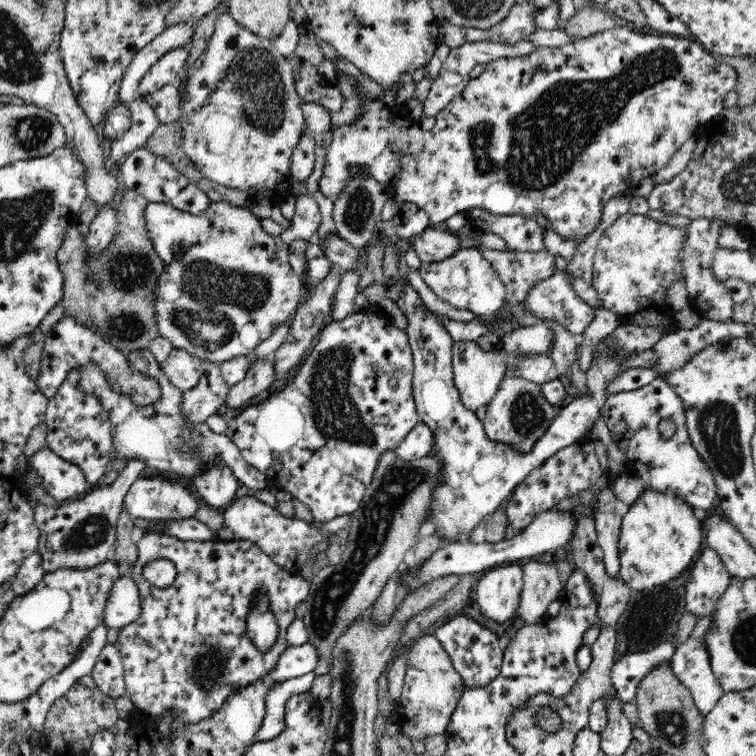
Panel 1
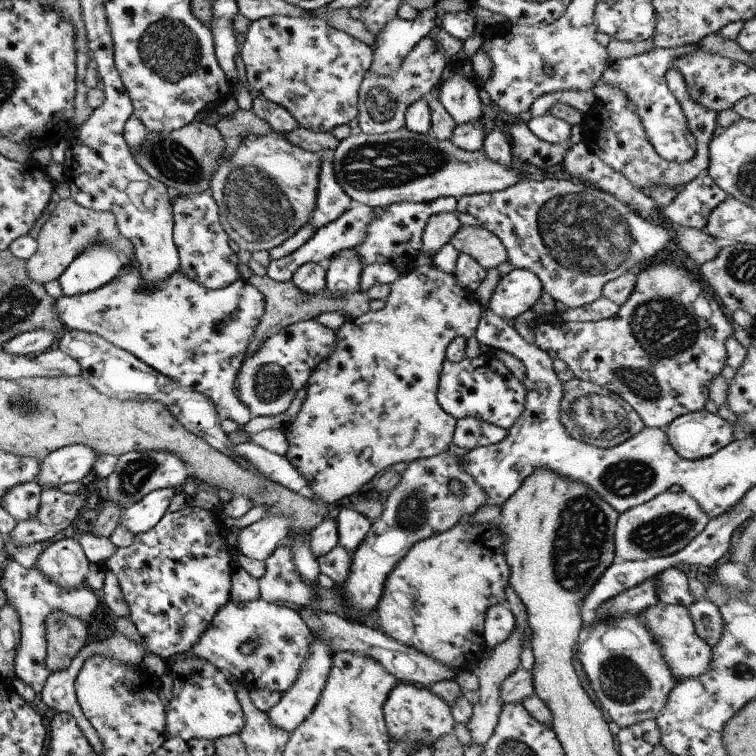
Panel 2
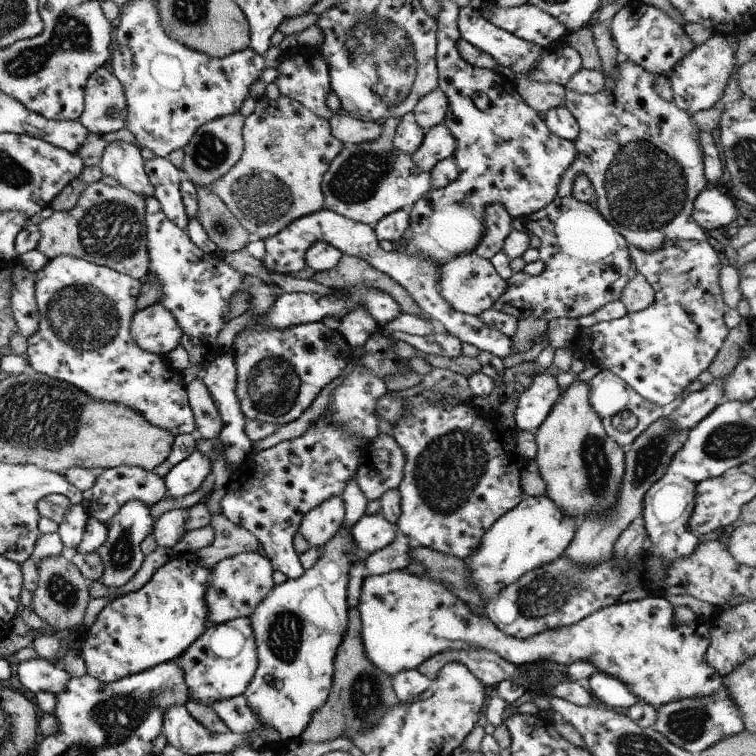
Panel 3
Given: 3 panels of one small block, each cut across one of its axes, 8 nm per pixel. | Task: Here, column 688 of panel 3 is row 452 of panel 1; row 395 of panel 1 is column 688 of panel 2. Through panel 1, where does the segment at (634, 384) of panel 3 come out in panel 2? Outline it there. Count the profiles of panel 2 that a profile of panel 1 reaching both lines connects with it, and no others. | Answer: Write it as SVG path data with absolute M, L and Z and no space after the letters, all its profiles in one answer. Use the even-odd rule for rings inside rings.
M665 259L651 263L644 269L635 272L633 292L631 292L629 298L619 307L615 316L587 322L562 321L555 322L554 324L546 324L543 322L538 324L537 322L533 322L535 346L543 350L543 352L546 352L552 360L557 359L564 362L567 368L572 372L573 377L604 387L609 390L609 392L613 392L623 398L623 400L633 408L636 415L641 418L641 422L643 422L645 427L664 428L678 416L703 410L705 401L708 399L708 388L711 384L711 380L720 374L723 364L726 364L725 340L731 336L734 331L734 326L724 309L715 301L715 298L712 298L707 293L706 288L704 290L704 286L705 284L695 278L693 273L687 270L680 262Z

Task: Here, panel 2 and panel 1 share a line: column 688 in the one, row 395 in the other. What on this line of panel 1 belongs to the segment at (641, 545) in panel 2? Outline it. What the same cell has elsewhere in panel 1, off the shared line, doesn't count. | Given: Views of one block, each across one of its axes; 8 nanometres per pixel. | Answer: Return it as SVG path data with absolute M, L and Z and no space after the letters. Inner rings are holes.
M517 373L500 383L499 390L486 407L483 426L488 440L508 445L520 453L527 453L533 449L536 441L548 432L556 416L554 405L546 401L540 391L540 385L520 379Z

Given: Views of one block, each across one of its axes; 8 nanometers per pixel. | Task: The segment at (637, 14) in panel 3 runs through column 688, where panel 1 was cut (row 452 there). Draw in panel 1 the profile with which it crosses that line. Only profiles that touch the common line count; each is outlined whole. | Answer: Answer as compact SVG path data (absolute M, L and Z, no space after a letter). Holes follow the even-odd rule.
M48 447L41 448L29 458L29 464L42 480L45 491L62 501L86 494L86 475L69 460L58 457Z

